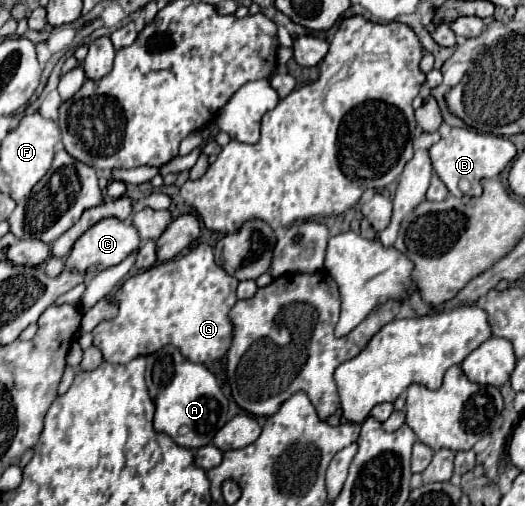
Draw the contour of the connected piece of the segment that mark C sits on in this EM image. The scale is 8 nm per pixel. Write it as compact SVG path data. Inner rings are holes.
M109 217L109 219L99 221L95 227L85 231L85 235L81 239L77 239L75 247L71 249L71 255L67 255L67 259L65 259L65 267L77 269L83 275L95 275L107 267L119 265L125 257L129 257L131 253L137 253L139 247L141 247L141 237L139 237L137 229L129 223Z

